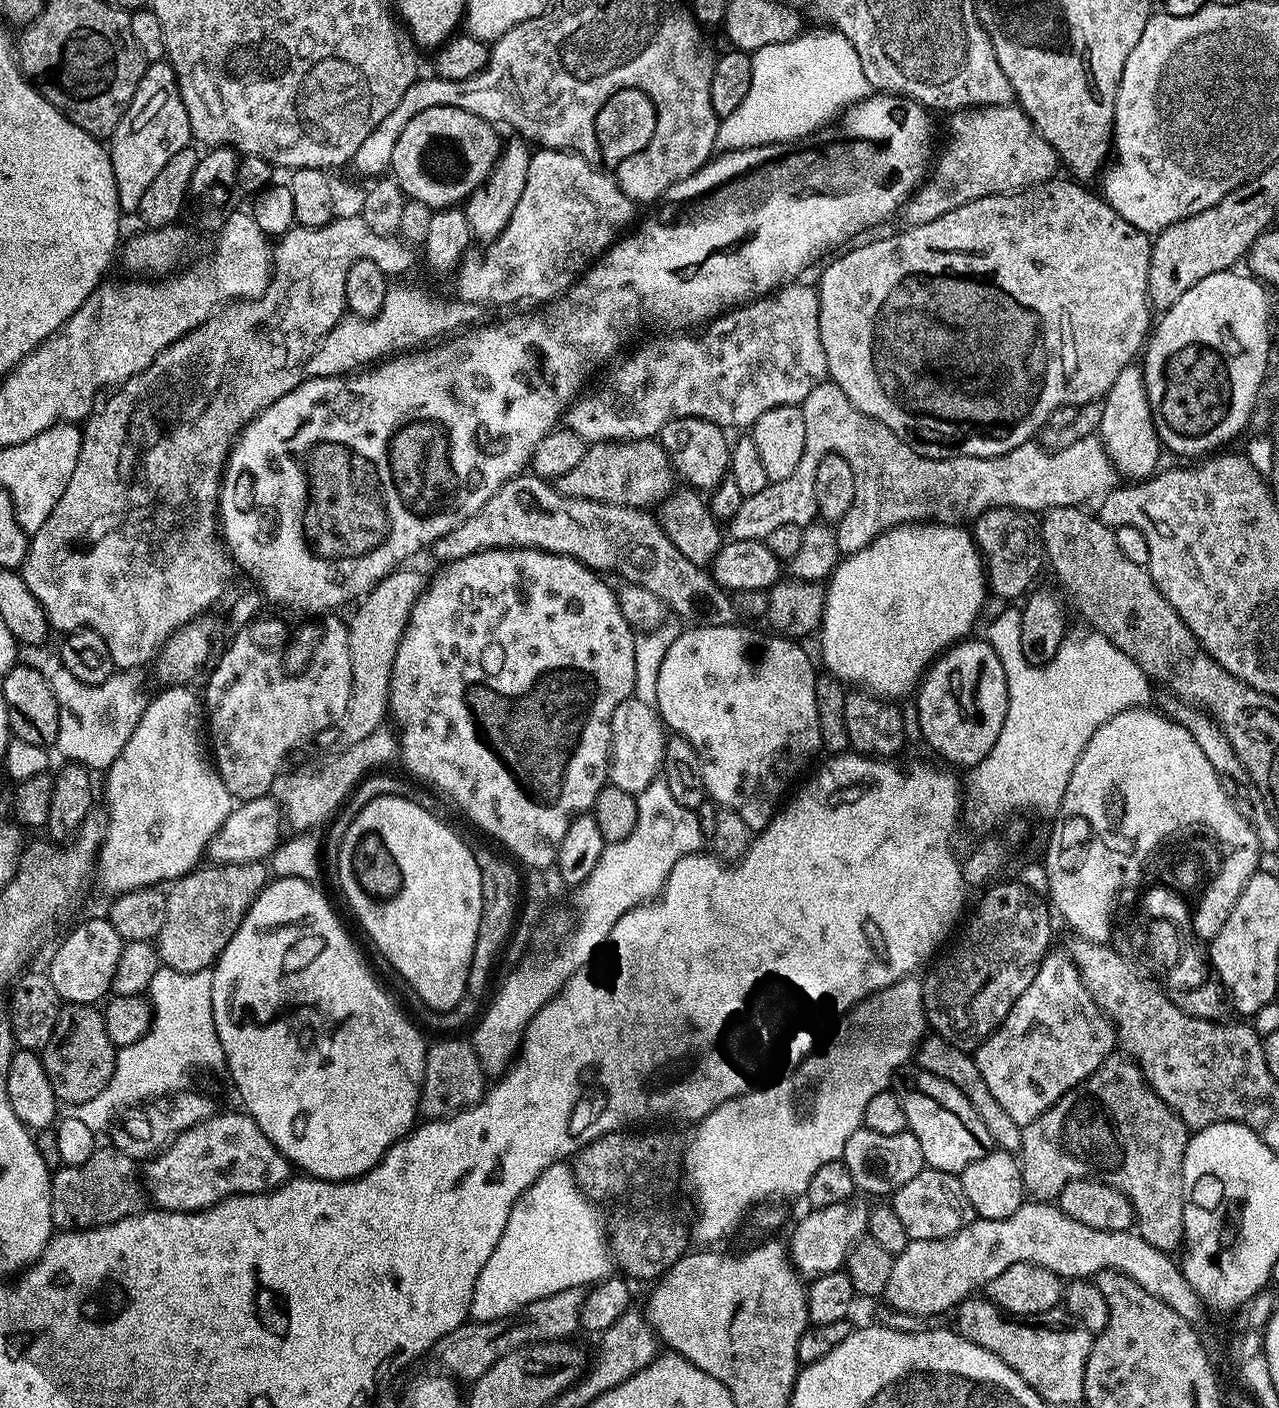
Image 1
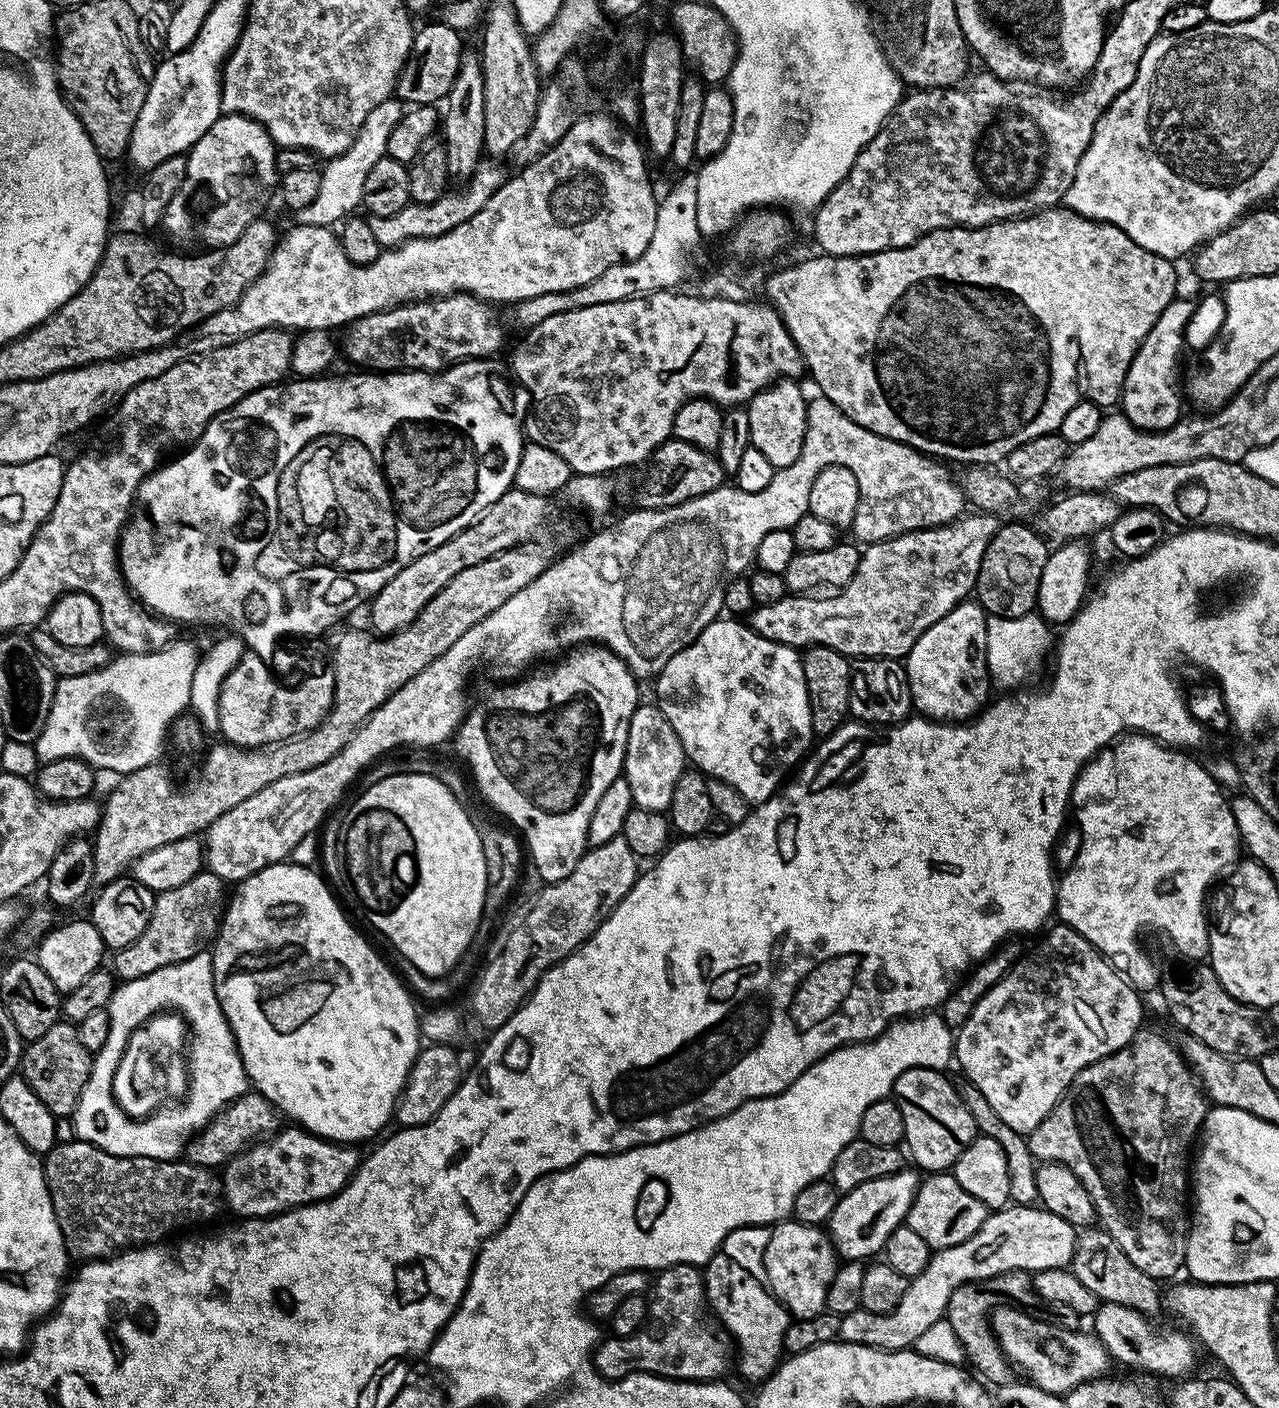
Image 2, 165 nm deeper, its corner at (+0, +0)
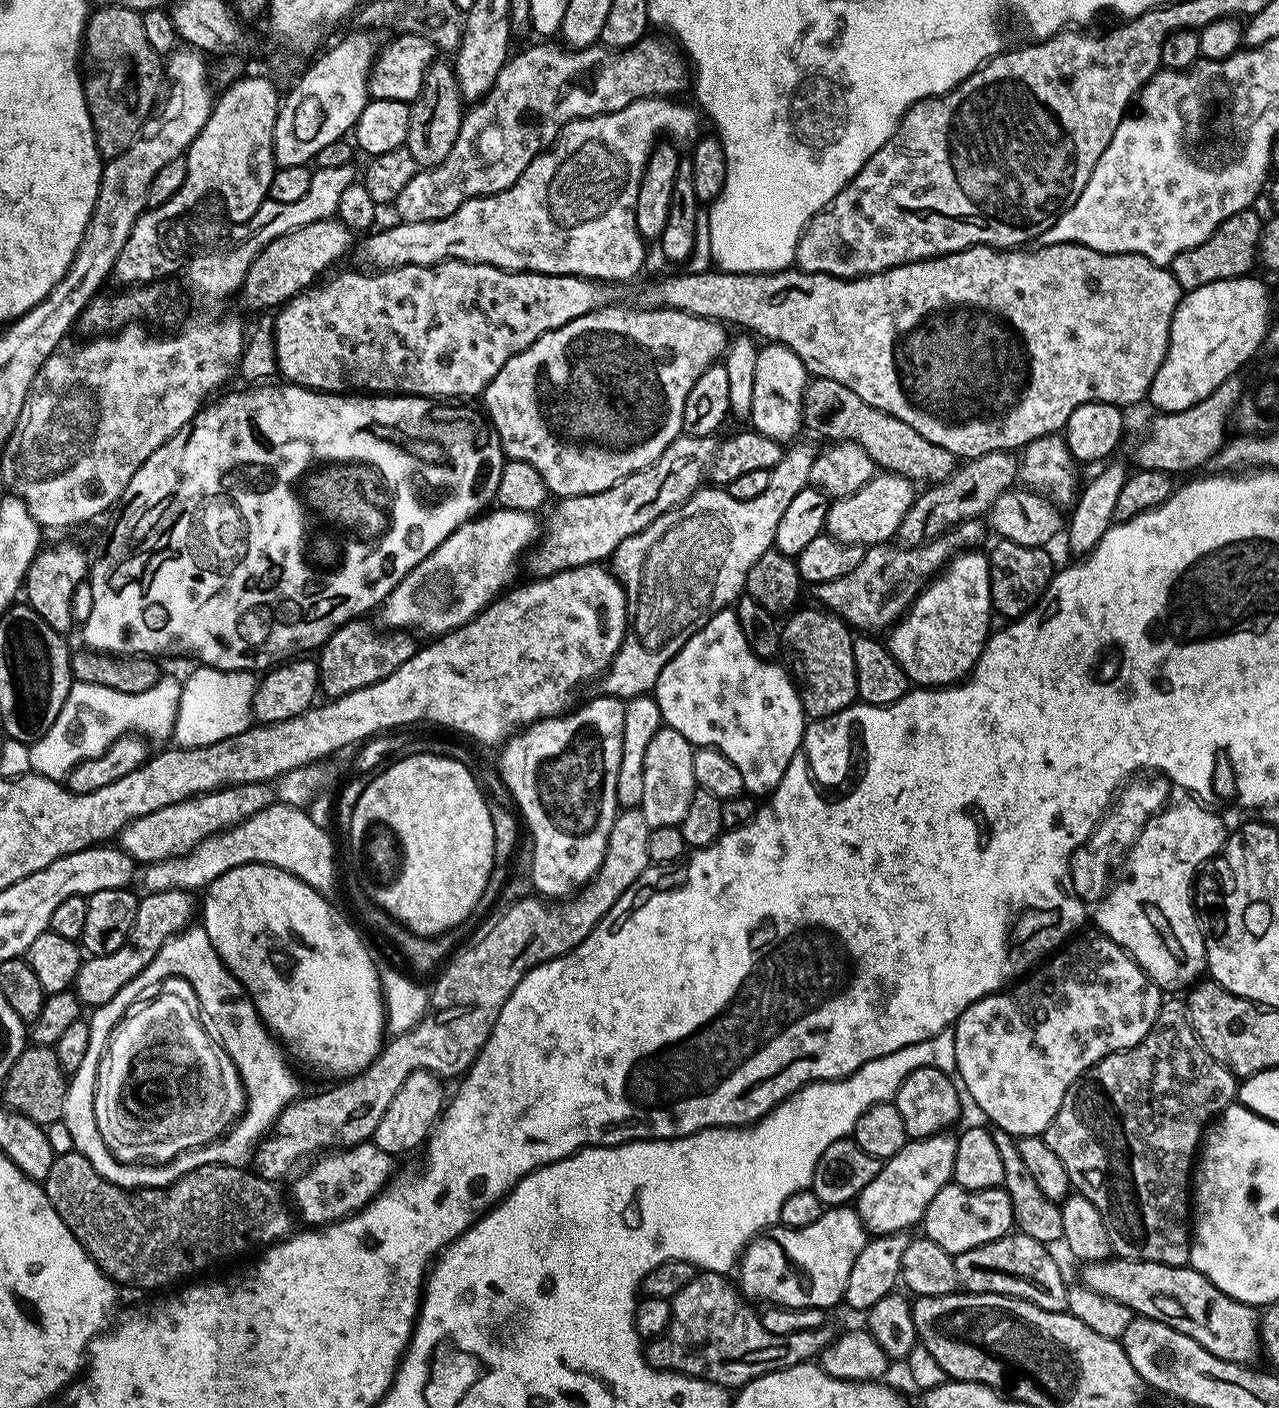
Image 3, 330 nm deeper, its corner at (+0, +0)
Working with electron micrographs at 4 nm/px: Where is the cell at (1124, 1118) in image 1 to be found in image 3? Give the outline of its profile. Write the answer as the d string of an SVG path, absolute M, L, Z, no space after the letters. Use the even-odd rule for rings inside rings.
M1168 998L1161 1003L1158 1014L1152 1023L1152 1029L1132 1048L1124 1048L1121 1052L1102 1058L1092 1068L1087 1068L1084 1075L1066 1090L1066 1098L1062 1098L1062 1106L1058 1114L1054 1114L1054 1122L1044 1132L1044 1141L1058 1158L1062 1158L1062 1166L1066 1166L1066 1174L1070 1174L1073 1189L1079 1195L1090 1198L1104 1219L1106 1230L1110 1234L1113 1253L1126 1260L1145 1260L1169 1264L1175 1268L1183 1268L1190 1260L1190 1177L1194 1172L1194 1157L1202 1144L1202 1137L1210 1121L1219 1116L1229 1104L1236 1100L1238 1087L1237 1077L1232 1071L1217 1062L1202 1046L1200 1039L1194 1034L1192 1024L1188 1020L1188 1009L1183 999Z

